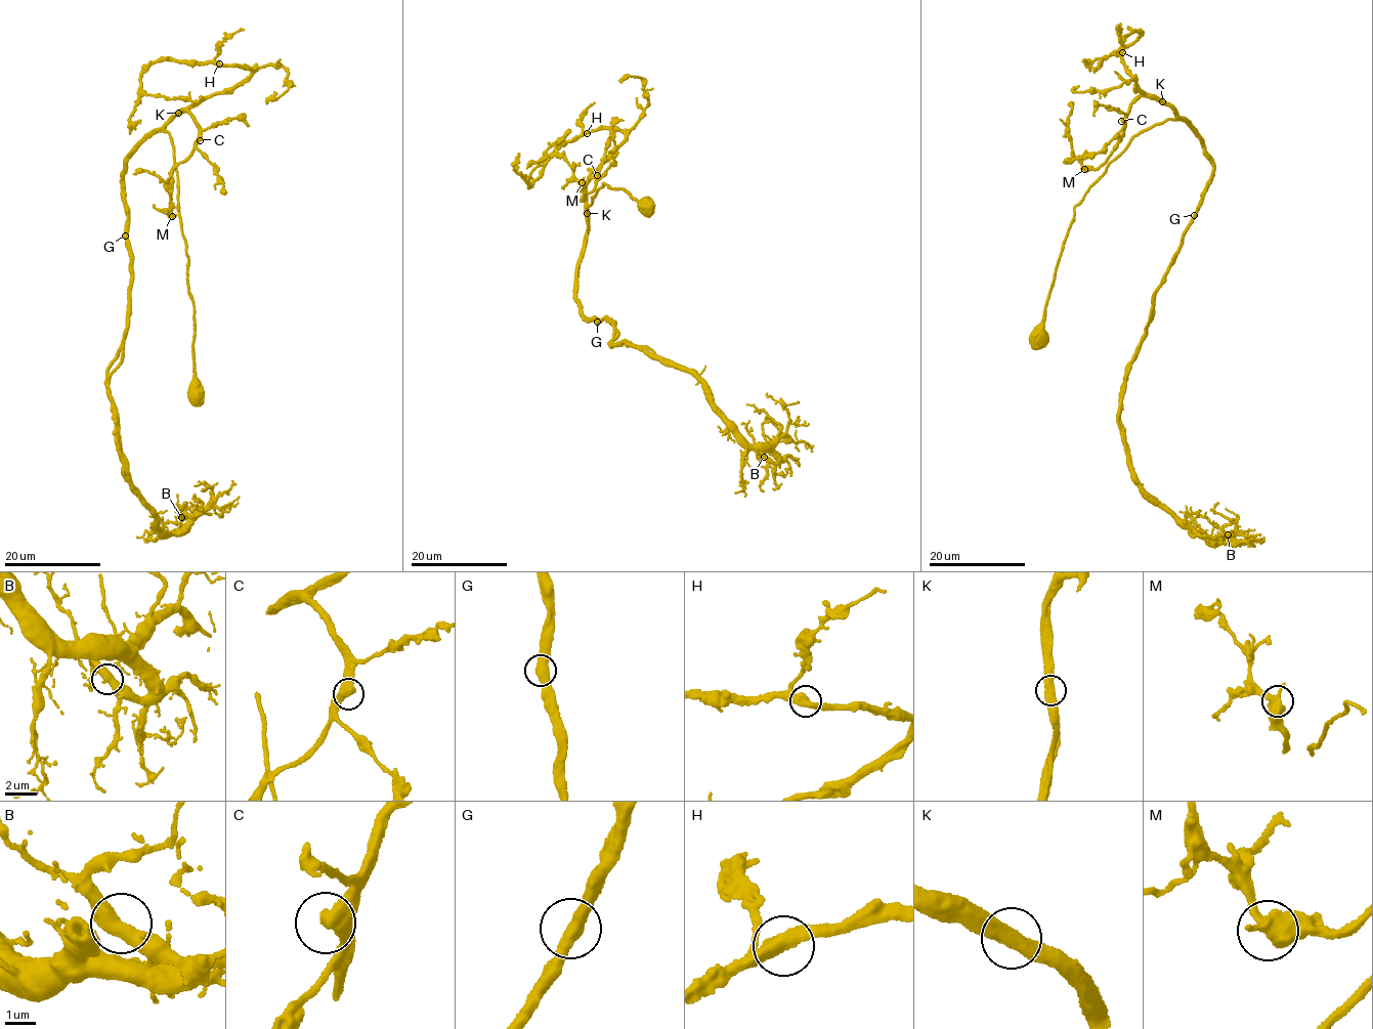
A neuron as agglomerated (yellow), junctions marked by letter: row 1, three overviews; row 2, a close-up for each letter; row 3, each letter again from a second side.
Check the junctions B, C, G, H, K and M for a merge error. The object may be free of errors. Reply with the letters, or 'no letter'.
no letter

